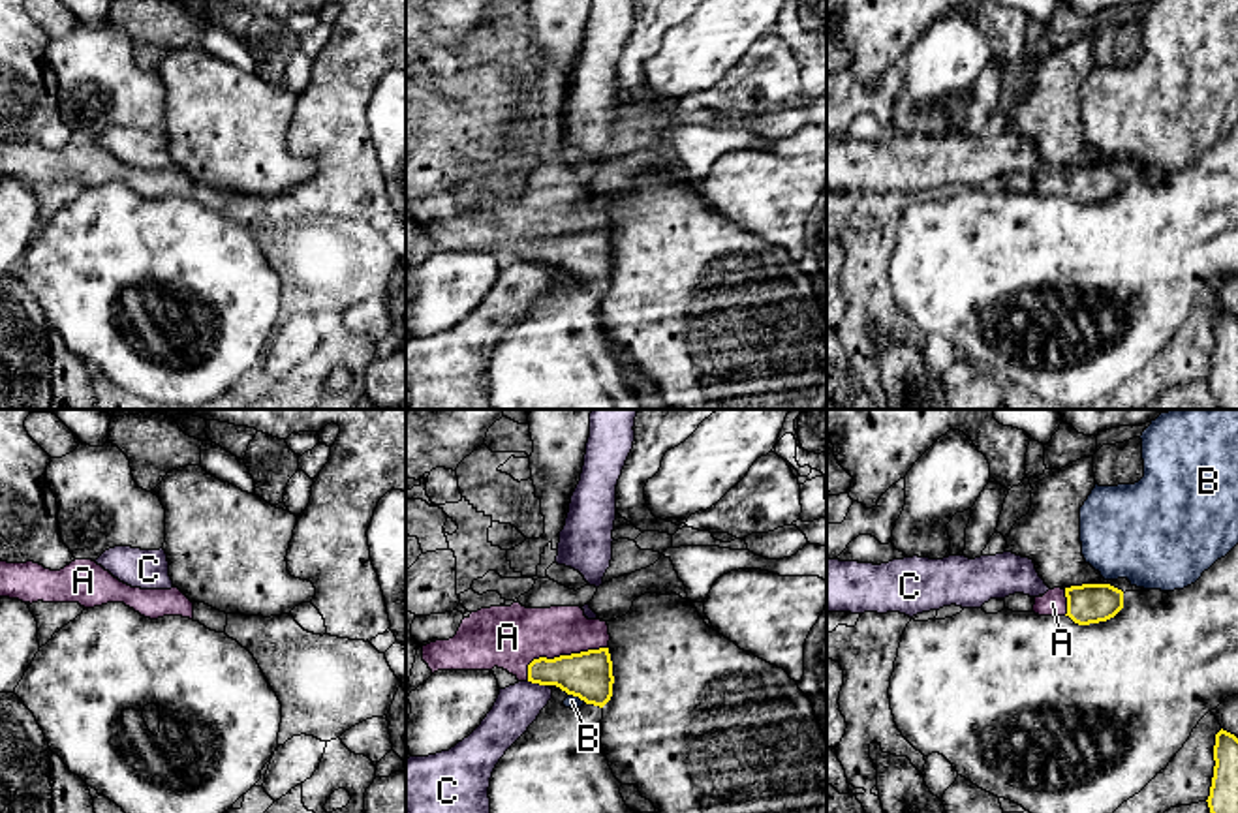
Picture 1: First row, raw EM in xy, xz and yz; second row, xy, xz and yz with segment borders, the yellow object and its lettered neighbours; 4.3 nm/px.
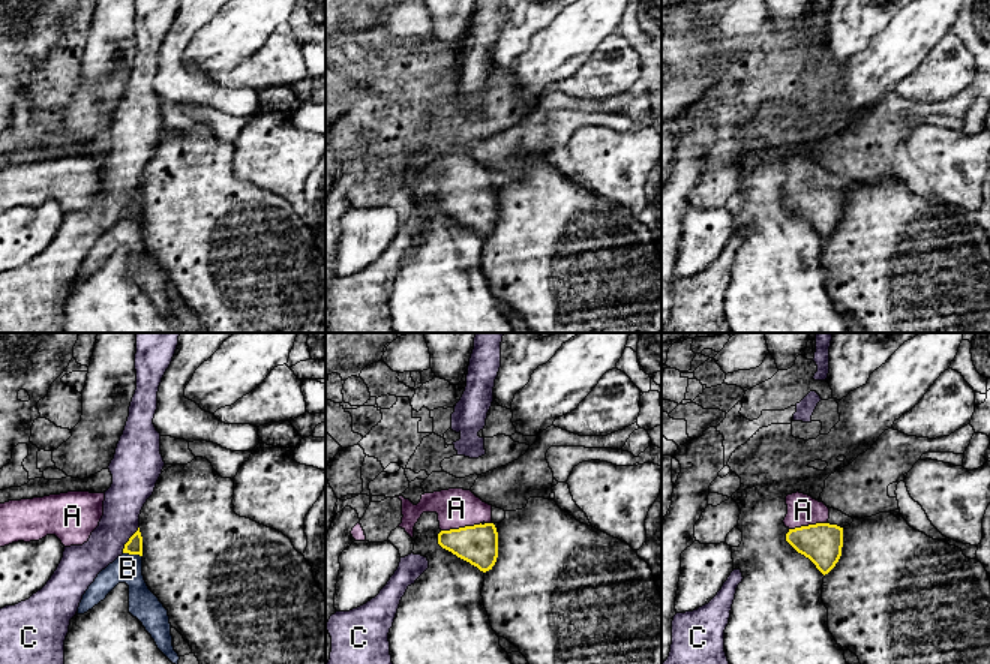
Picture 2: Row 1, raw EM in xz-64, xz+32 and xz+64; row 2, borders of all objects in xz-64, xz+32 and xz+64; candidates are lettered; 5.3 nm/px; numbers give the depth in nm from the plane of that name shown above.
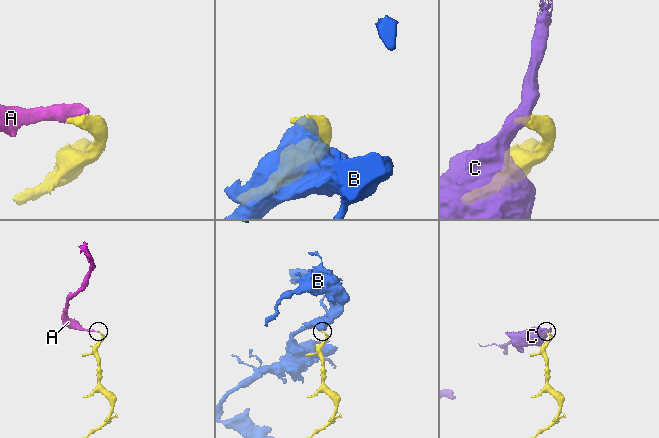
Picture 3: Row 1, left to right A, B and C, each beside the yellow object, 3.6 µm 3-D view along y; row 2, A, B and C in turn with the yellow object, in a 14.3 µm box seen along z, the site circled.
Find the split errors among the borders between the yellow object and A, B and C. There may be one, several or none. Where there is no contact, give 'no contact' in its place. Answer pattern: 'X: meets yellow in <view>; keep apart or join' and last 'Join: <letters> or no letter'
A: meets yellow in xz; join
B: meets yellow in xz; keep apart
C: meets yellow in xz; keep apart
Join: A

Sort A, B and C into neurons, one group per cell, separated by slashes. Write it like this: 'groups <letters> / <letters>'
groups A / B / C

